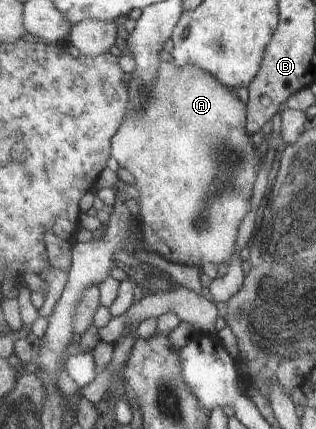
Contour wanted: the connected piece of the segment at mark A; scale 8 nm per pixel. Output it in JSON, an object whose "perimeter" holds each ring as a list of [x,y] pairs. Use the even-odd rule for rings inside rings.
{"perimeter":[[[174,60],[170,63],[163,62],[161,64],[160,76],[155,84],[153,94],[147,99],[147,106],[144,113],[128,114],[128,117],[121,124],[121,129],[116,132],[116,136],[112,138],[112,157],[119,167],[125,168],[136,180],[134,187],[139,192],[138,202],[140,208],[140,228],[143,232],[143,241],[147,242],[153,252],[162,255],[164,258],[175,263],[194,265],[197,267],[204,264],[224,264],[231,263],[237,245],[238,231],[242,220],[246,218],[246,214],[250,212],[250,200],[252,200],[252,192],[254,192],[257,181],[259,166],[262,164],[261,158],[256,156],[254,148],[252,148],[252,140],[247,133],[247,104],[244,104],[236,95],[236,91],[226,88],[217,78],[211,74],[204,72],[201,68],[194,65],[180,68]]]}

